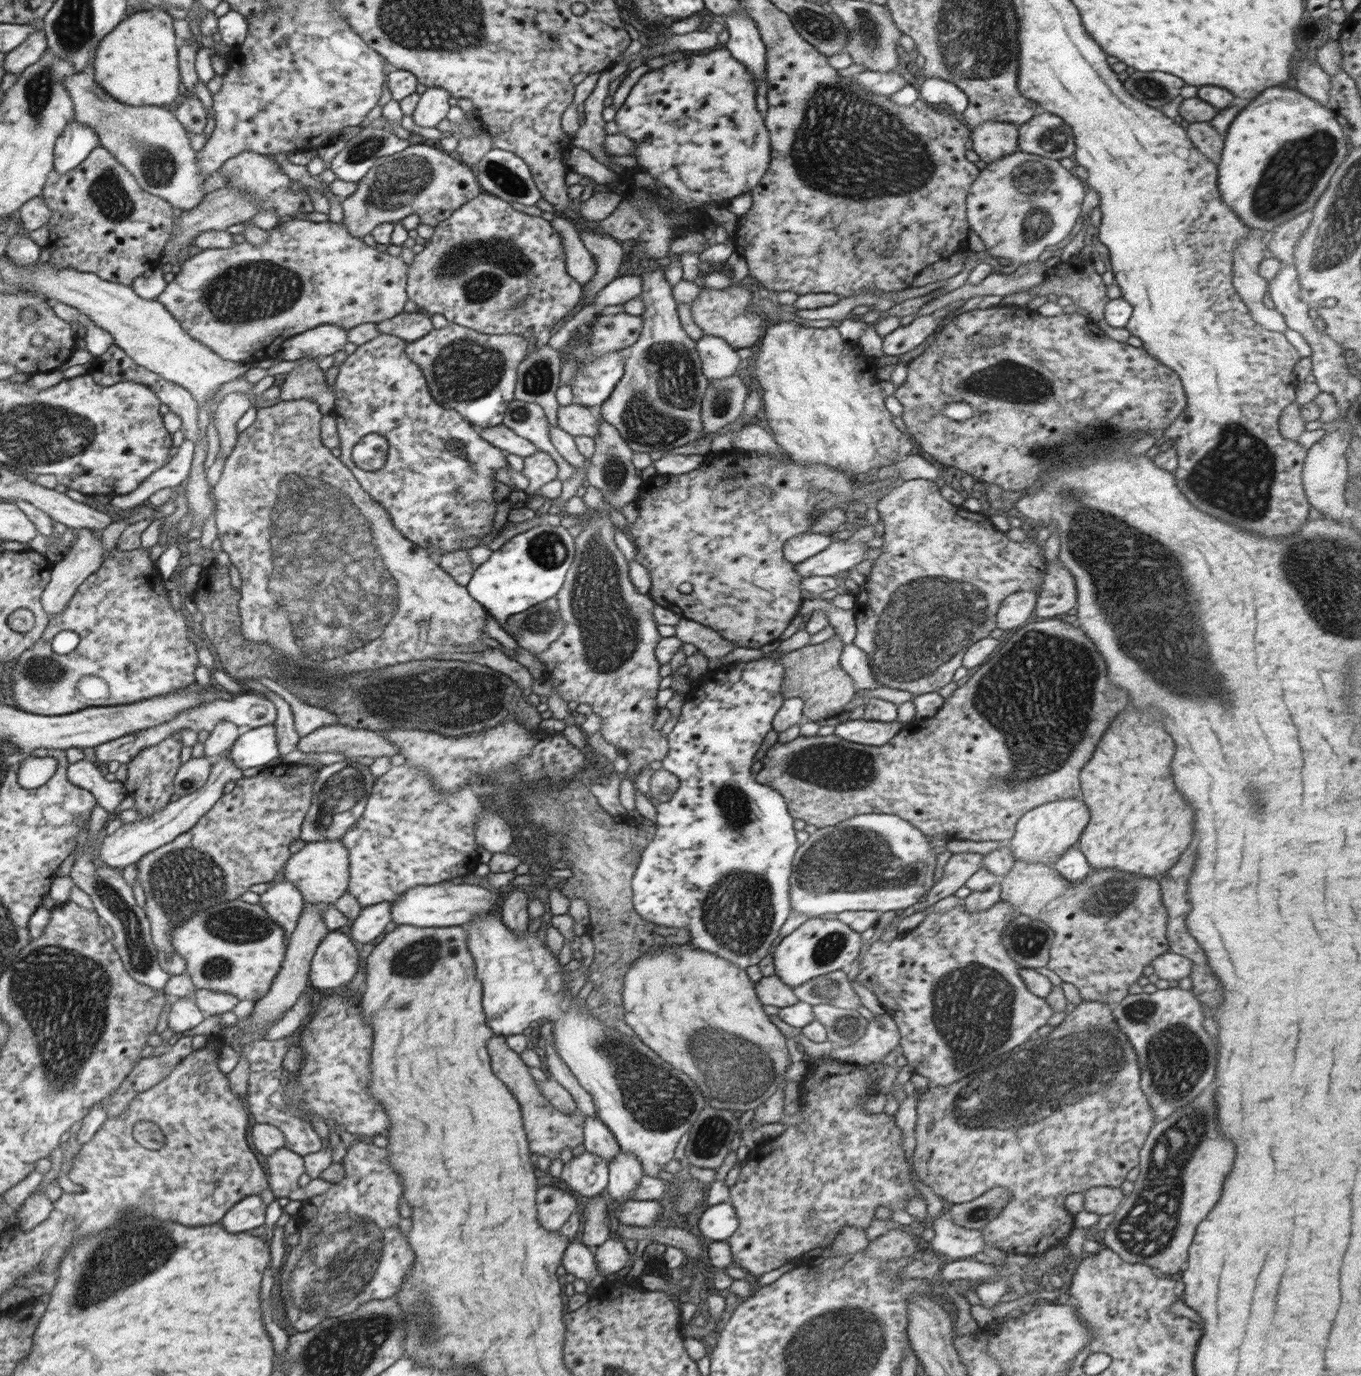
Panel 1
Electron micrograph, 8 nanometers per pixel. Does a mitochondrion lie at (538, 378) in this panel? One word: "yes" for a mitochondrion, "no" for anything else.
yes

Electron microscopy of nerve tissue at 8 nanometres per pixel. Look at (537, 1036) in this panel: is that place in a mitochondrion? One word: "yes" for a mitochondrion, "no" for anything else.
no

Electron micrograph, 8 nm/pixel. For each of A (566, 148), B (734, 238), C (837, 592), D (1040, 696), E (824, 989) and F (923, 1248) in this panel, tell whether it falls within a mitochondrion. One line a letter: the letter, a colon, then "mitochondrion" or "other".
A: other
B: other
C: other
D: mitochondrion
E: mitochondrion
F: other

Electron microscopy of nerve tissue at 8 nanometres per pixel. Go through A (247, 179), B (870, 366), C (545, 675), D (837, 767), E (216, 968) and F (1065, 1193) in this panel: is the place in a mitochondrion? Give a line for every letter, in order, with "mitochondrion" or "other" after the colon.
A: mitochondrion
B: other
C: other
D: mitochondrion
E: mitochondrion
F: other

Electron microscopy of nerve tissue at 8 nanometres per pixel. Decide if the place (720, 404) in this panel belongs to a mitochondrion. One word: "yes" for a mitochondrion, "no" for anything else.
yes

